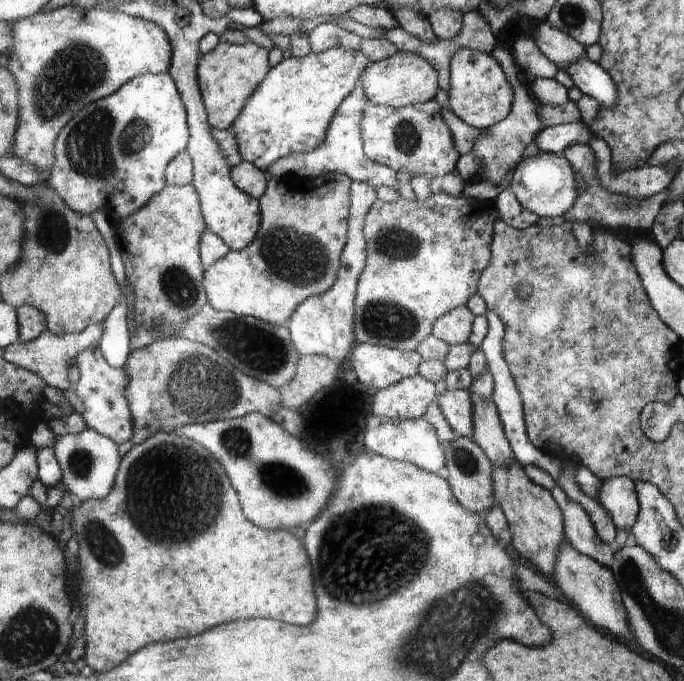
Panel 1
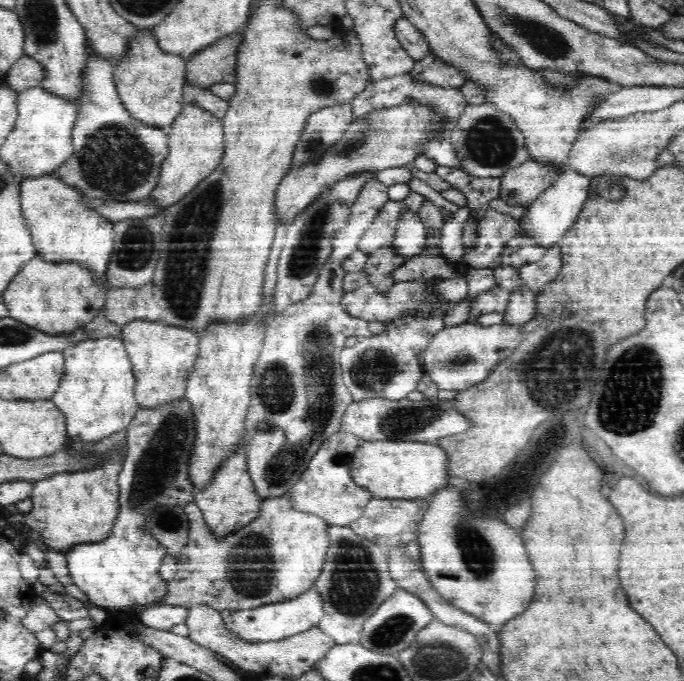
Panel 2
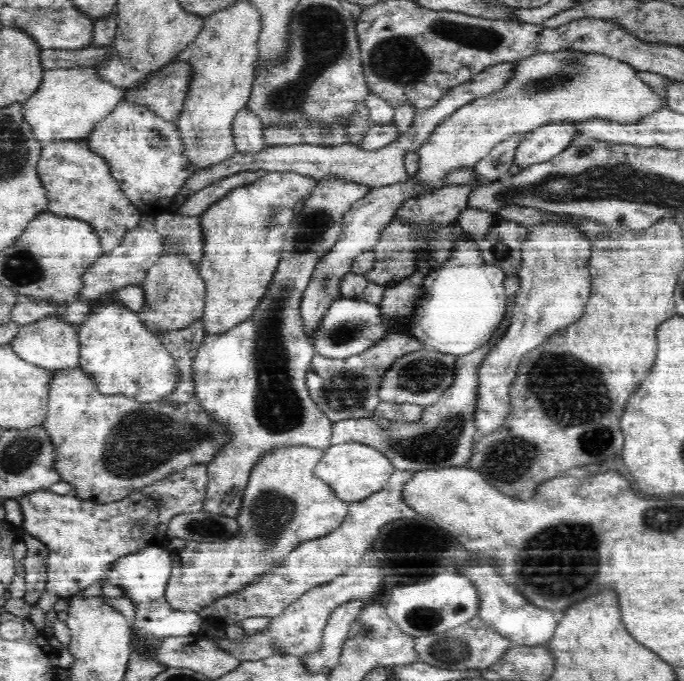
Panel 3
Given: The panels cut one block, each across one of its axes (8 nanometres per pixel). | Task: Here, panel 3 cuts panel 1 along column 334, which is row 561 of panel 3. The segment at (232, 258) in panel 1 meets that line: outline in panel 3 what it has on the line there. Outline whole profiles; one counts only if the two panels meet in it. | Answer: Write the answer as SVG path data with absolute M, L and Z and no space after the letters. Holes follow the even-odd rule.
M306 445L274 449L254 465L242 497L240 512L235 519L239 523L239 534L232 541L226 542L190 541L183 550L172 553L173 570L165 591L166 601L171 608L197 615L200 609L214 604L218 598L240 593L253 585L258 577L280 569L290 552L304 541L322 538L341 526L348 514L349 504L338 499L330 485L314 474L314 468L322 460L324 452L326 449L315 449Z

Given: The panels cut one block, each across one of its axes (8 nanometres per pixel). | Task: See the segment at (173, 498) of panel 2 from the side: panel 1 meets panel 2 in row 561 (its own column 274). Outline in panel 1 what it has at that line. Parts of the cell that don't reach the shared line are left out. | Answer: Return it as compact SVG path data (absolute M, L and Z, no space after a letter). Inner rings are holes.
M337 47L320 53L313 51L304 58L286 58L270 70L260 88L250 96L238 119L230 128L235 132L241 158L262 171L268 172L278 160L291 155L302 155L318 149L326 139L330 122L338 112L340 104L352 93L370 66L368 58L358 49Z

